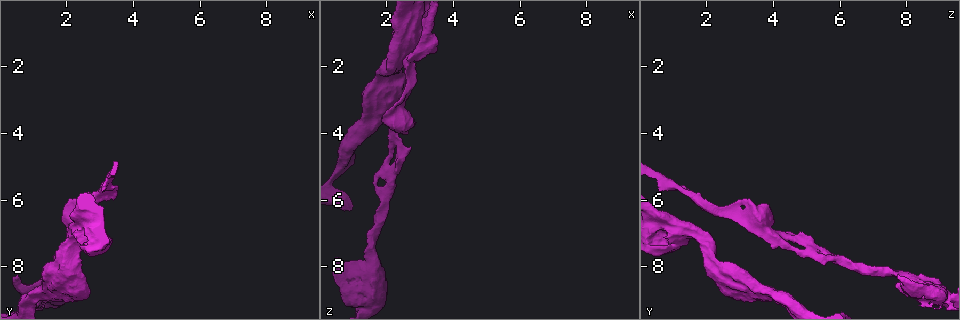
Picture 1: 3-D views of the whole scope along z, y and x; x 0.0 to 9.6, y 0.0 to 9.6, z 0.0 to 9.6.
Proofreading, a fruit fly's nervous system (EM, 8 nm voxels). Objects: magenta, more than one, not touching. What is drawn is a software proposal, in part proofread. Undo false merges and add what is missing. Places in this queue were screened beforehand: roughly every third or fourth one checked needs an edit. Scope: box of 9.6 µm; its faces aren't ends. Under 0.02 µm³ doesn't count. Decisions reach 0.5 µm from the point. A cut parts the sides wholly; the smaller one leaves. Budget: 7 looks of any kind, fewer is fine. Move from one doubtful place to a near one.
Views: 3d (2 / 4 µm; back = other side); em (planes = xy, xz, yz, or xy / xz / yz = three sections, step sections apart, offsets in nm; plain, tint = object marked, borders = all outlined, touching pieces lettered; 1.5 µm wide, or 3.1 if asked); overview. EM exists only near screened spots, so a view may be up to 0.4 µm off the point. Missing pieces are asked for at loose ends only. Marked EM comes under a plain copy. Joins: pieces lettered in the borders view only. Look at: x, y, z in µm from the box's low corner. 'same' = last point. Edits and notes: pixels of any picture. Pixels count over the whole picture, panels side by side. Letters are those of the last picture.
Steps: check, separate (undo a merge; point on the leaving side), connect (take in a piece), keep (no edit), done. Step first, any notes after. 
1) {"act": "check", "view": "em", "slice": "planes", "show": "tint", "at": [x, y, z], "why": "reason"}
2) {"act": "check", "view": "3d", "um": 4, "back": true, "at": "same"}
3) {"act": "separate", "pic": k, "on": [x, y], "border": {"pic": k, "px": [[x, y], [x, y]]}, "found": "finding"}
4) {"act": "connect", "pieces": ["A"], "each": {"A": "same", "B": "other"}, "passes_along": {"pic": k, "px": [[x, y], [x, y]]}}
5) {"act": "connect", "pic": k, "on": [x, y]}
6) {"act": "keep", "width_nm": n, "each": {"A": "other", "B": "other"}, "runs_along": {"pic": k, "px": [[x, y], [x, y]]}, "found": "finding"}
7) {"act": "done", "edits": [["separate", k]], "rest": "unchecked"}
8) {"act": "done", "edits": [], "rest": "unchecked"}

{"act": "check", "view": "em", "slice": "xz", "step": 8, "show": "borders", "at": [3.50, 5.65, 1.30], "why": "an open end"}

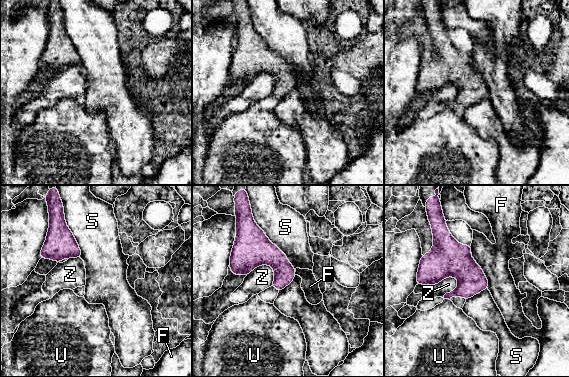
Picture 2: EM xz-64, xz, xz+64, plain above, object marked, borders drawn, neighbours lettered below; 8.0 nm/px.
{"act": "check", "view": "em", "slice": "planes", "show": "borders", "at": "same"}

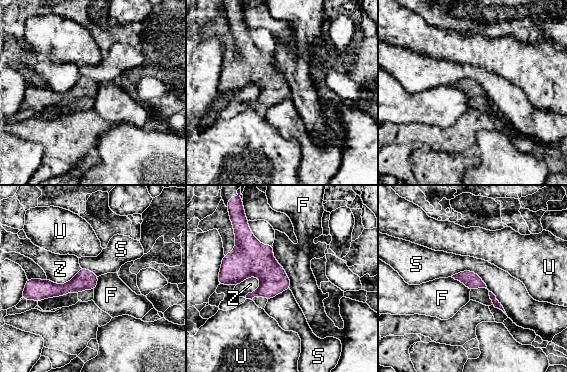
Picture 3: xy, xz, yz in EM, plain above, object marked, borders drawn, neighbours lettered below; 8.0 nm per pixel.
{"act": "keep", "each": {"F": "other", "S": "other", "U": "other", "Z": "other"}, "runs_along": {"pic": 3, "px": [[95, 278], [64, 289], [31, 286]]}, "found": "none of them fits"}

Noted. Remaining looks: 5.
{"act": "check", "view": "em", "slice": "yz", "step": 8, "show": "tint", "at": [2.25, 7.10, 4.15], "why": "three arms meet"}

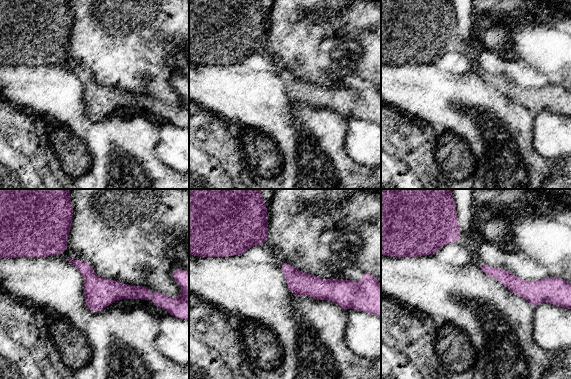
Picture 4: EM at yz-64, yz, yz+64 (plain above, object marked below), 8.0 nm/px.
{"act": "check", "view": "em", "slice": "planes", "show": "borders", "at": "same", "why": "another direction"}

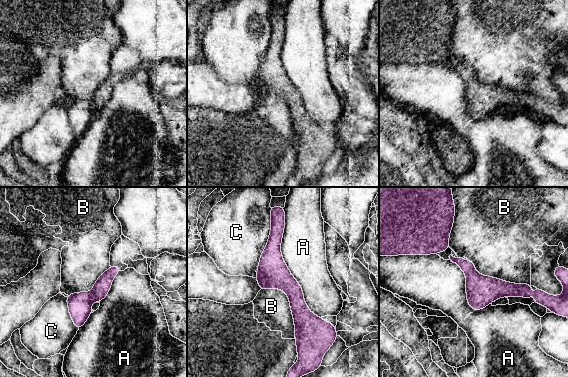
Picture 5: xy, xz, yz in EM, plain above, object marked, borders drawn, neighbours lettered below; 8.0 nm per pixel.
{"act": "keep", "each": {"A": "other", "B": "other", "C": "other"}, "border": {"pic": 5, "px": [[260, 289], [287, 296], [295, 338]]}, "found": "one neuron here"}

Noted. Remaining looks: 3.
{"act": "check", "view": "em", "slice": "xy", "step": 8, "show": "borders", "at": [2.45, 6.05, 2.75], "why": "branch stops here"}

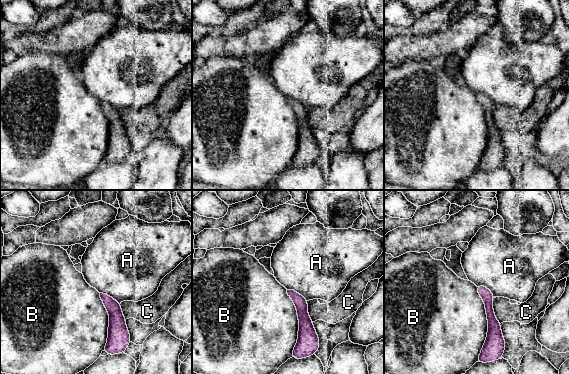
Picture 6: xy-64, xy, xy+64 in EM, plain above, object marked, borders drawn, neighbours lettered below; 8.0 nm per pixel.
{"act": "check", "view": "em", "slice": "planes", "show": "borders", "at": "same"}

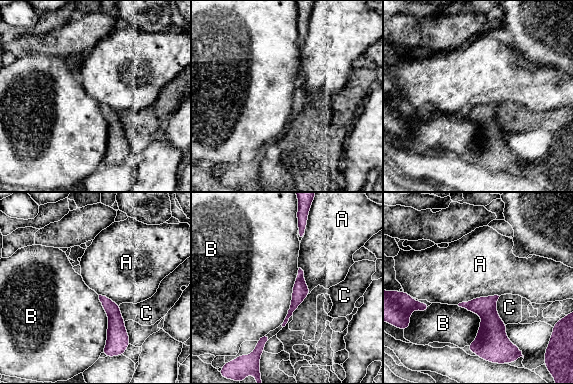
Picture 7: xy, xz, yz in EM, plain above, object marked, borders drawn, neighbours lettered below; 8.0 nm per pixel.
{"act": "keep", "each": {"A": "other", "B": "other", "C": "other"}, "runs_along": {"pic": 7, "px": [[300, 272], [300, 293], [290, 312]]}, "found": "none of them fits"}

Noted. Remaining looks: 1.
{"act": "done", "edits": [], "rest": "unchecked"}

